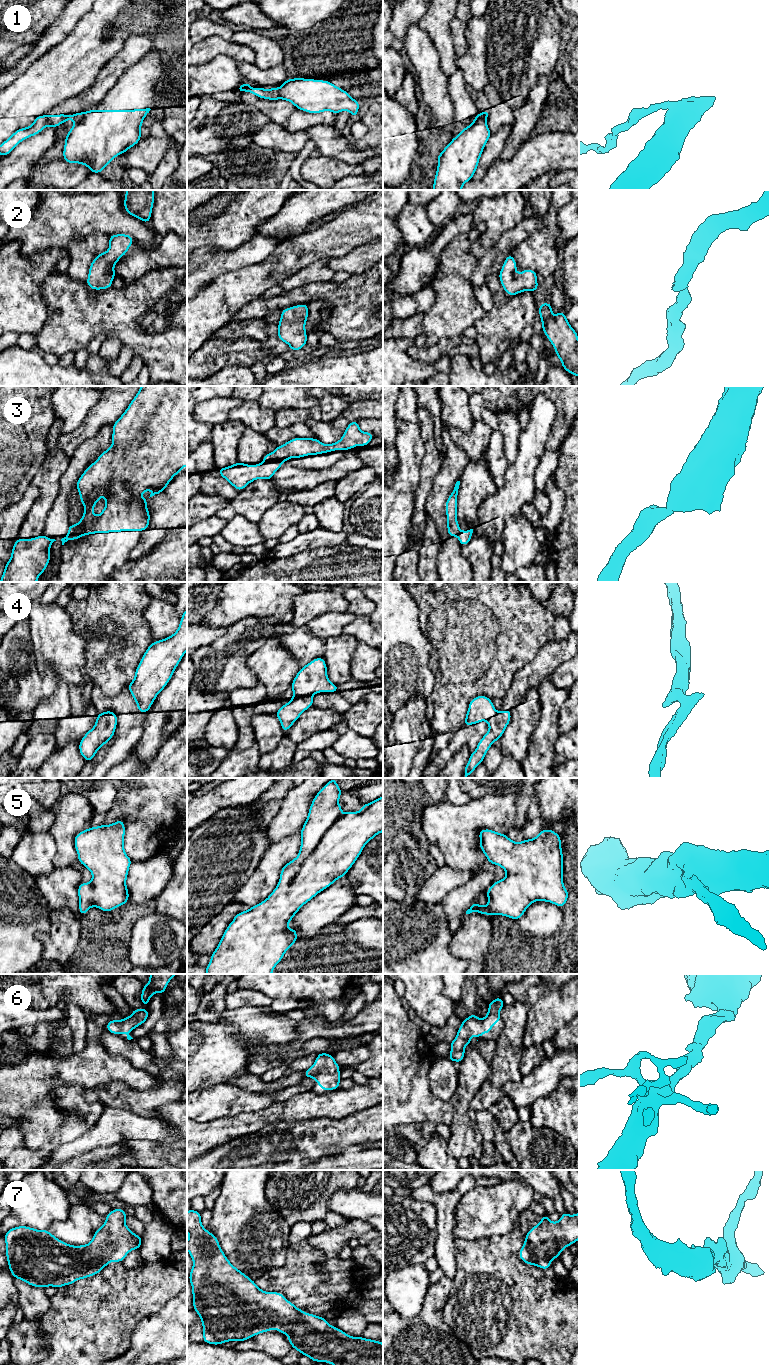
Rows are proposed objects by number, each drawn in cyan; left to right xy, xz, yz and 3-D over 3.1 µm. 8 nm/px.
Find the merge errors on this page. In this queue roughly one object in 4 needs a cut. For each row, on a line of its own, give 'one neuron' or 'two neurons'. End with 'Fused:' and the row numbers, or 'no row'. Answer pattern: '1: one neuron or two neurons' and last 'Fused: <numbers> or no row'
1: two neurons
2: one neuron
3: two neurons
4: two neurons
5: one neuron
6: one neuron
7: one neuron
Fused: 1, 3, 4

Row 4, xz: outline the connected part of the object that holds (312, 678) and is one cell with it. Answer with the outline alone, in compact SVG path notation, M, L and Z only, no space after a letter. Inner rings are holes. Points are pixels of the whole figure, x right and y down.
M323 657L315 658L310 663L302 667L296 674L290 689L294 695L316 694L320 692L338 693L338 685L333 684L327 675L327 665Z

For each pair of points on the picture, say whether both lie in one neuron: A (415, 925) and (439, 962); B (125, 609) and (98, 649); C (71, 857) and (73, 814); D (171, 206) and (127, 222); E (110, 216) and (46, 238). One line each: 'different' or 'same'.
A: same
B: same
C: same
D: different
E: same

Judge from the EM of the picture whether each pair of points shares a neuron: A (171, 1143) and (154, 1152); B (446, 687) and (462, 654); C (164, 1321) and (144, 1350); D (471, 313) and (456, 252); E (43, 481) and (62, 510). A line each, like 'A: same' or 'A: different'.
A: different
B: same
C: same
D: same
E: different

